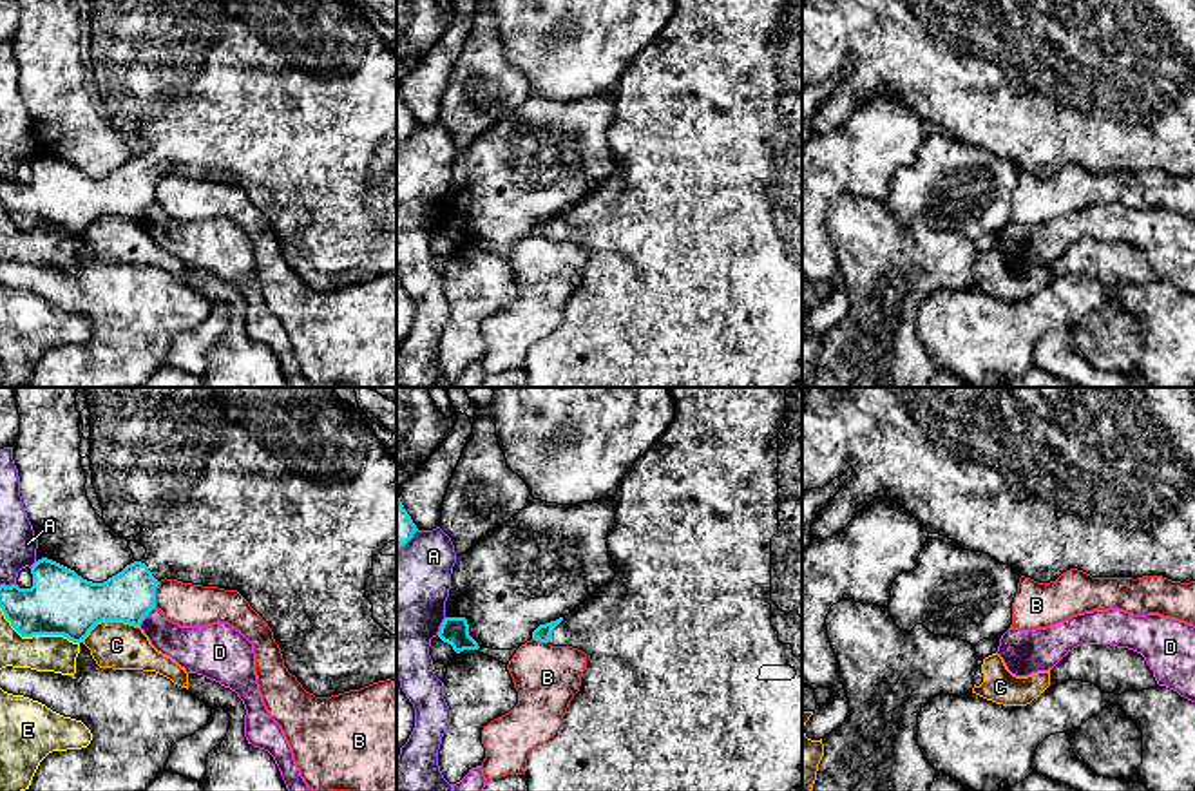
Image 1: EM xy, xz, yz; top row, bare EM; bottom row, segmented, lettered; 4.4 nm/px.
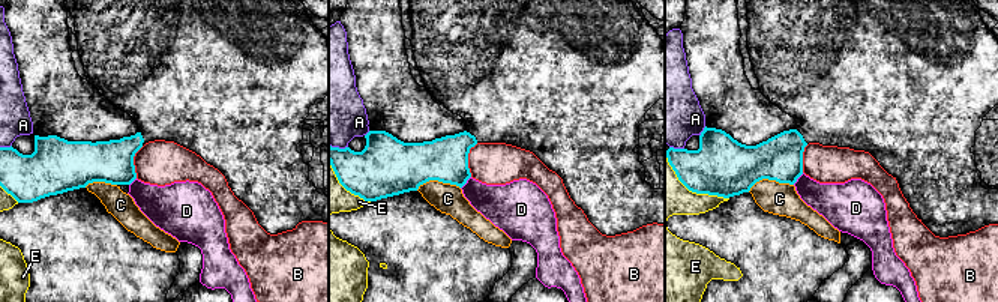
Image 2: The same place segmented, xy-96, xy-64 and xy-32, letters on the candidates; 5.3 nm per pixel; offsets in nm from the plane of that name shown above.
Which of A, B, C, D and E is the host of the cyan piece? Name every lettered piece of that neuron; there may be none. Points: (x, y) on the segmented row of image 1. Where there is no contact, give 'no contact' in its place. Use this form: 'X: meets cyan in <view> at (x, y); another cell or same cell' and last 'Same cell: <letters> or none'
A: meets cyan in xz at (440, 627); another cell
B: meets cyan in xy at (154, 594); another cell
C: meets cyan in xy at (109, 619); another cell
D: meets cyan in xy at (145, 614); another cell
E: meets cyan in xy at (37, 634); another cell
Same cell: none

